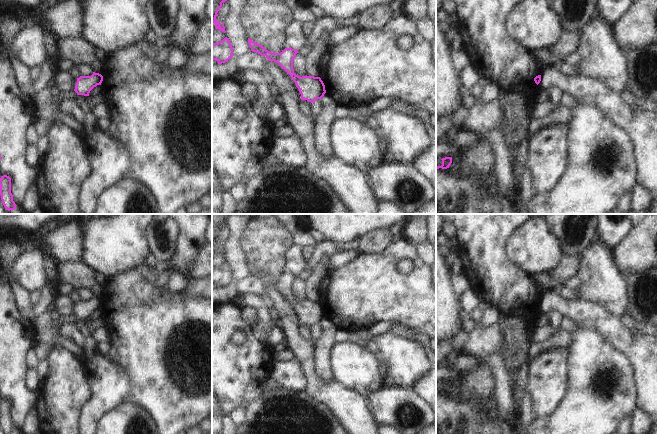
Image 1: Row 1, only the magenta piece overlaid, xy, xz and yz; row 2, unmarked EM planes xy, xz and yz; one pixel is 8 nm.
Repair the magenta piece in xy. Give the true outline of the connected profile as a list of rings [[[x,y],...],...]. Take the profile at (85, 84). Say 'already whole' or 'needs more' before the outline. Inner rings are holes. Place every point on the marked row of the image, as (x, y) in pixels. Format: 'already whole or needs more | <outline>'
already whole | [[[93,72],[91,76],[80,76],[77,78],[77,83],[74,91],[78,95],[89,96],[90,91],[97,85],[101,85],[103,76]]]

